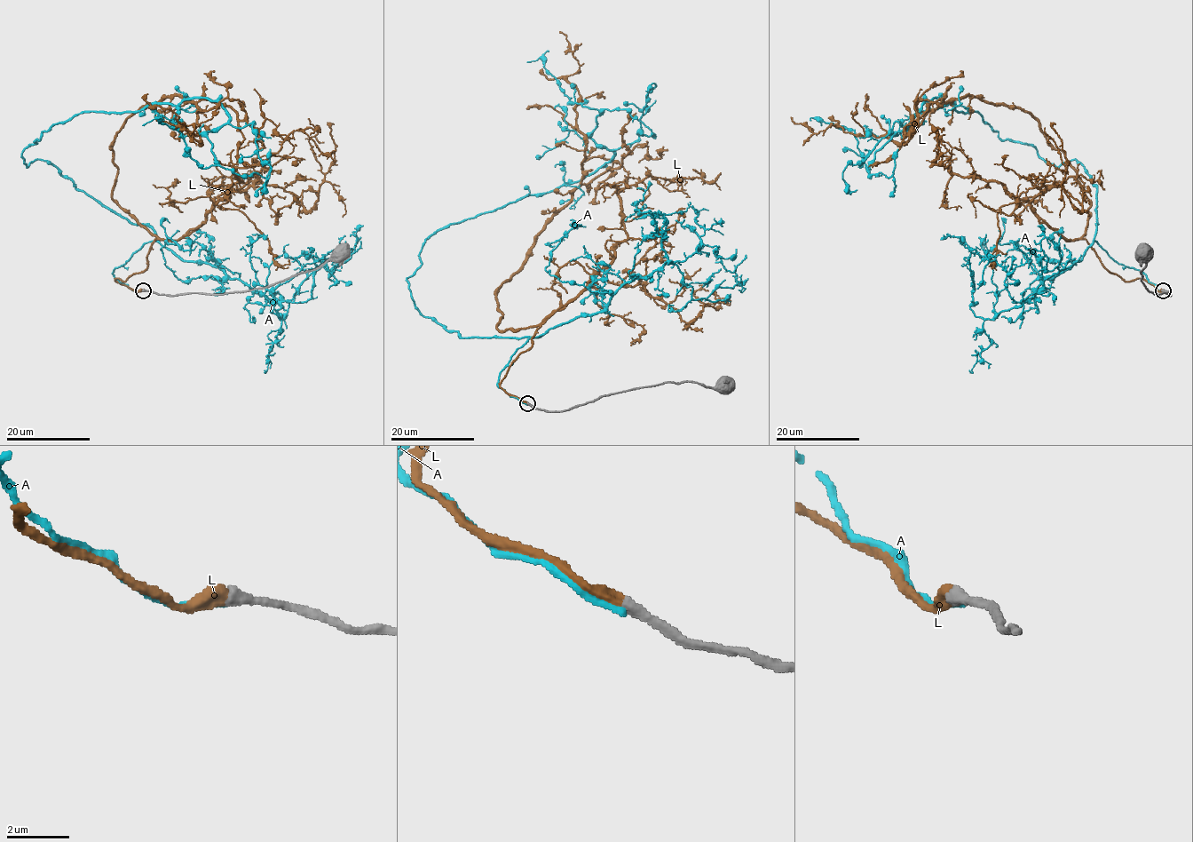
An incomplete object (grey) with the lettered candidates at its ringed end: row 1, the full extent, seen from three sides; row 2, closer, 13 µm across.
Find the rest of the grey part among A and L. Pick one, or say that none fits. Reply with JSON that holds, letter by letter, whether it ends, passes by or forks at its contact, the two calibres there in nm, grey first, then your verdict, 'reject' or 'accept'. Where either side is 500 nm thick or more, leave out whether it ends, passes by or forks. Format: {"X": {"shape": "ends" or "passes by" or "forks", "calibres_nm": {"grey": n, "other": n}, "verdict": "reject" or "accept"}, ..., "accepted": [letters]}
{"A": {"shape": "ends", "calibres_nm": {"grey": 400, "other": 220}, "verdict": "reject"}, "L": {"shape": "ends", "calibres_nm": {"grey": 400, "other": 460}, "verdict": "accept"}, "accepted": ["L"]}

